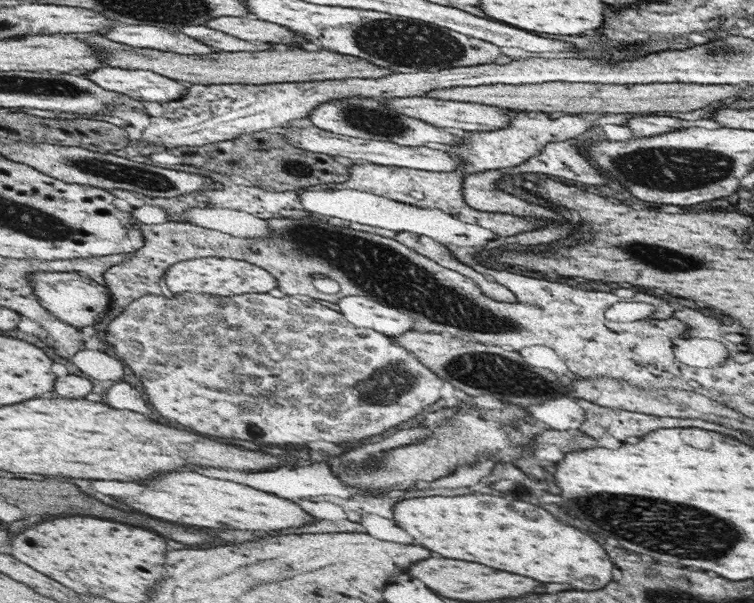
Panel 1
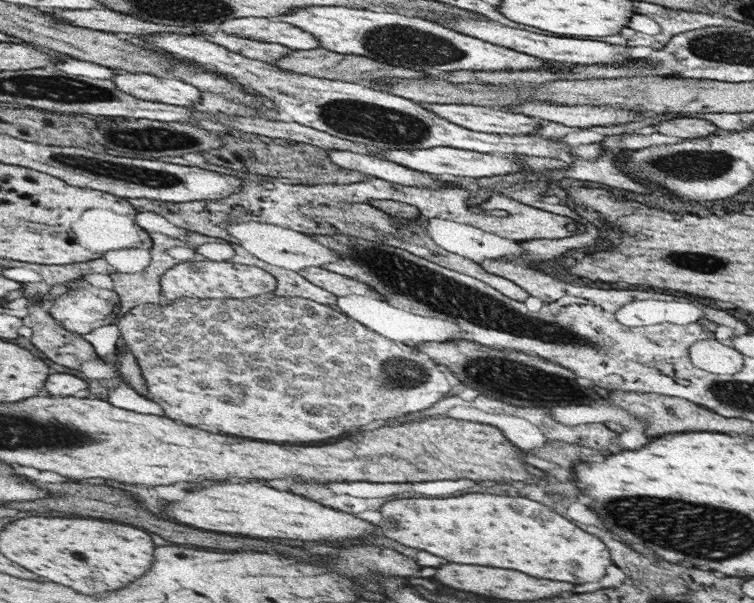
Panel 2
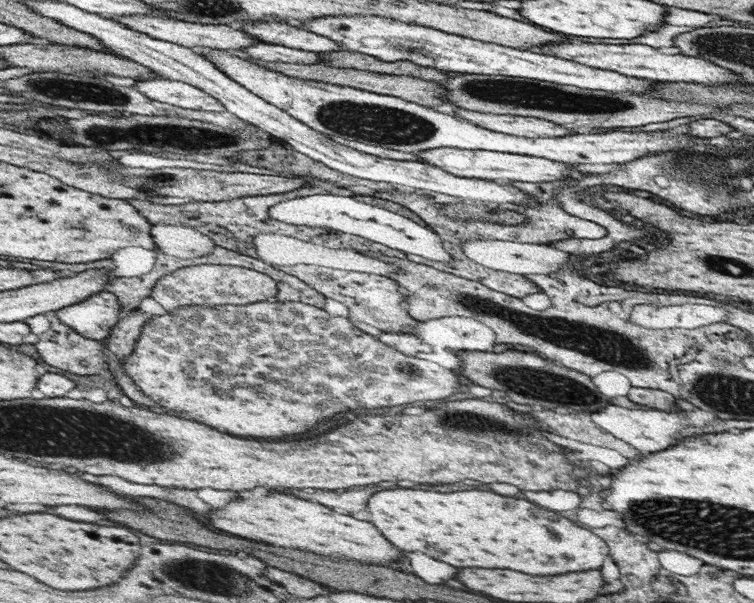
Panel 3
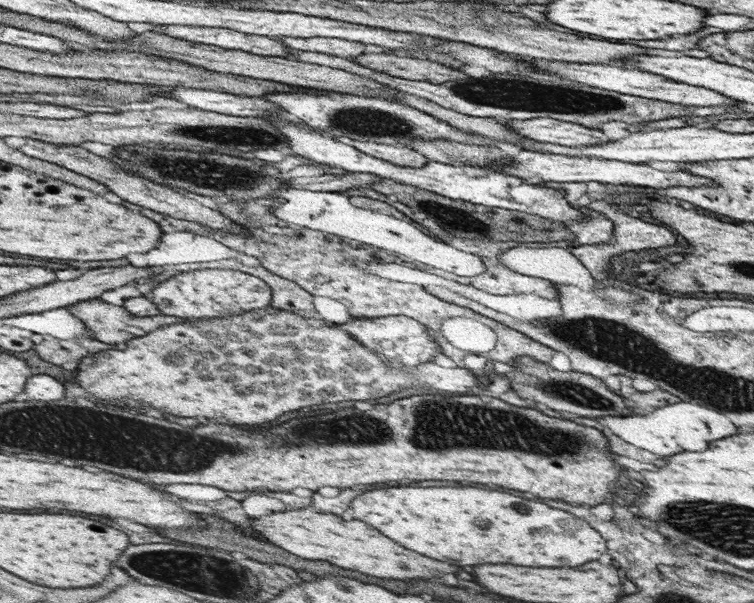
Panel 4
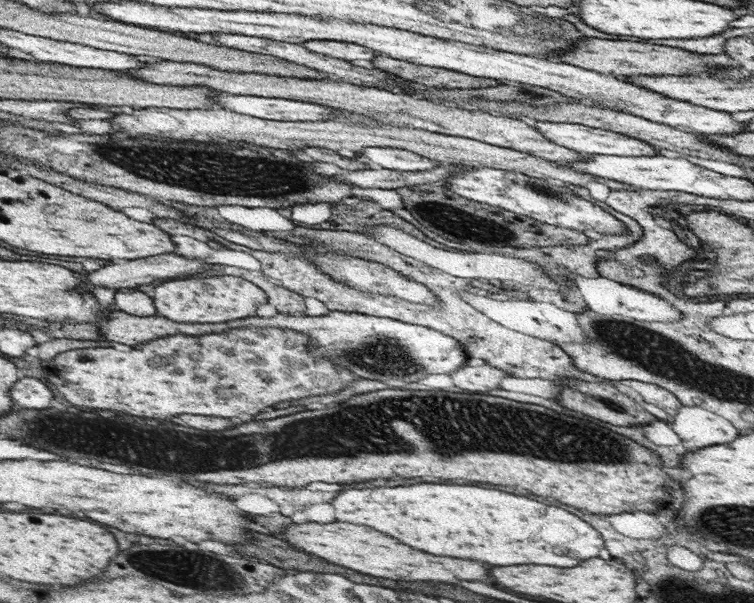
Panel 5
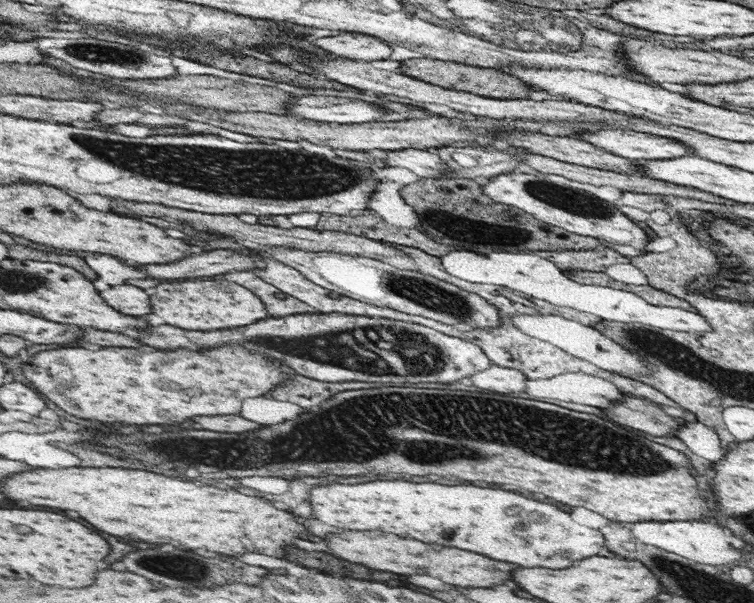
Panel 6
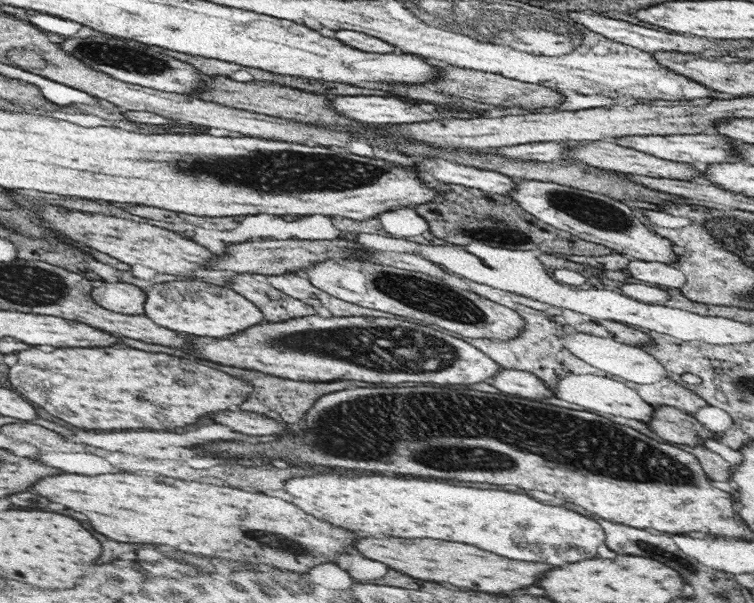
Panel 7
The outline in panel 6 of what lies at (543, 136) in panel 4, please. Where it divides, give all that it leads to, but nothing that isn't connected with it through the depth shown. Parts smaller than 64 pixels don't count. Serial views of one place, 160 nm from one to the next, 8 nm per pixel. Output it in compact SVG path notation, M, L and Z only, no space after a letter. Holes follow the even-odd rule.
M600 128L572 137L630 160L664 160L691 154L690 148L677 140L626 129Z

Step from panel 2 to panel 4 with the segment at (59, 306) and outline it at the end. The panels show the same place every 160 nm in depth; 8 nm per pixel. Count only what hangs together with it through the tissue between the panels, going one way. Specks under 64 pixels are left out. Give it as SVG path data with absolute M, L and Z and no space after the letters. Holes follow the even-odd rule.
M100 298L70 305L69 310L86 325L86 328L88 328L90 332L93 332L94 339L113 345L122 344L122 342L127 343L133 338L144 336L153 330L158 330L160 327L170 326L177 322L185 321L183 318L168 316L162 313L159 313L156 316L134 316L133 314L130 314L124 306L116 306L106 303Z

